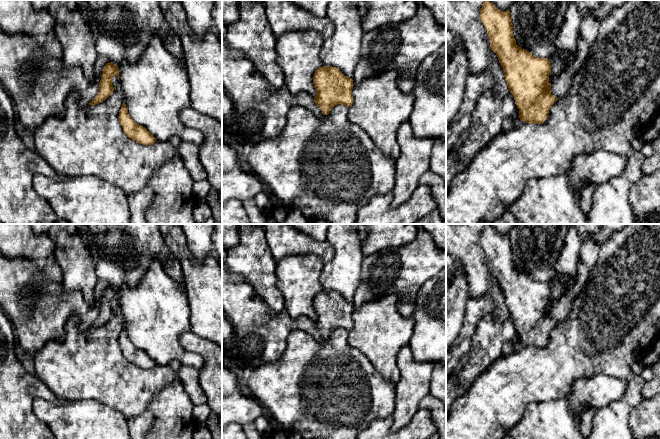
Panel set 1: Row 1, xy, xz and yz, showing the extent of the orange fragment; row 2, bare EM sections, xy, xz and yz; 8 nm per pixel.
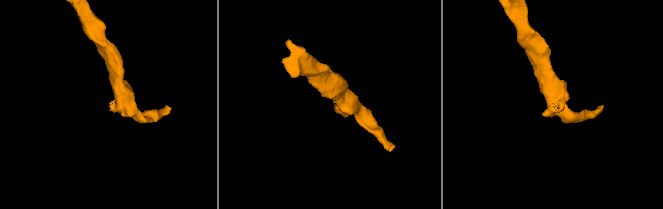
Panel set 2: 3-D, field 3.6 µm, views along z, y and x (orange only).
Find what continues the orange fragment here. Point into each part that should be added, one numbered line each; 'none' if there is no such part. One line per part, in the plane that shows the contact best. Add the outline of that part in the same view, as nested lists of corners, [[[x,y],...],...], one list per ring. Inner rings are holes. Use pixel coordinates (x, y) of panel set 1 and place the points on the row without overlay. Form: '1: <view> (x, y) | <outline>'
1: yz (509, 347) | [[[507,341],[503,346],[503,355],[508,356],[513,353],[520,352],[524,348],[527,348],[525,345],[521,345],[519,341],[511,342]]]

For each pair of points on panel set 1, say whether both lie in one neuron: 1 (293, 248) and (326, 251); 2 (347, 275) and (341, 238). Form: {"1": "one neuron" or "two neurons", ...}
{"1": "one neuron", "2": "one neuron"}

